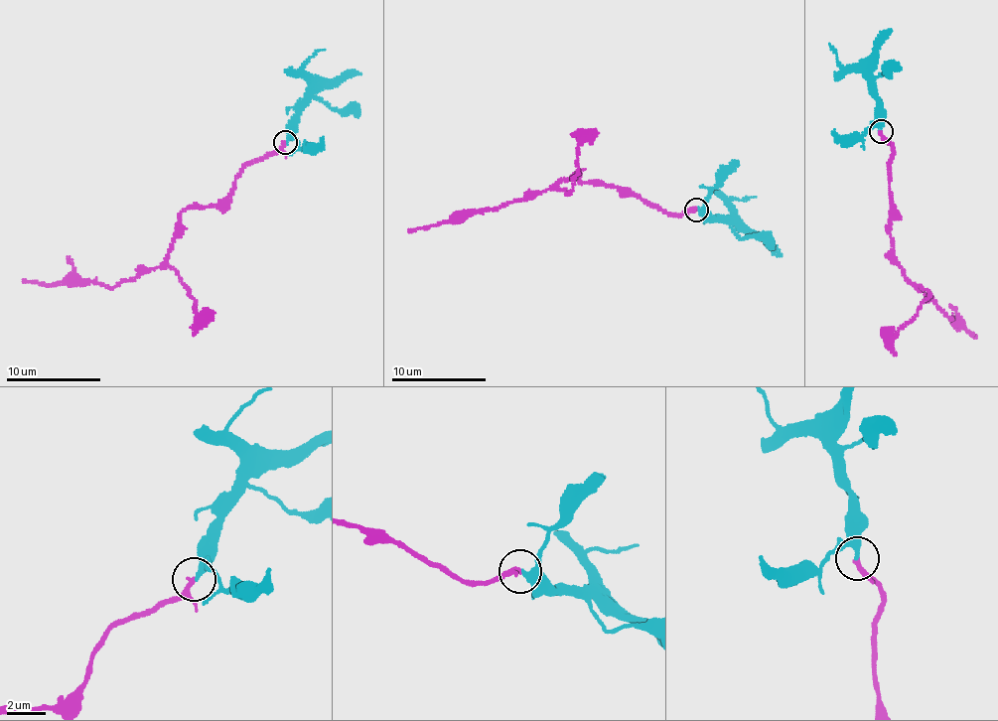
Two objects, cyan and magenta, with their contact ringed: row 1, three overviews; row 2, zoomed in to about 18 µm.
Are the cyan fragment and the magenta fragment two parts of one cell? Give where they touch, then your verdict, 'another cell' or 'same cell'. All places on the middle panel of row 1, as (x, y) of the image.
place (696, 210); same cell

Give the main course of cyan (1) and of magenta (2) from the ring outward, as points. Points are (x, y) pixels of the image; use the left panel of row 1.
1: (287, 142), (296, 107), (308, 86), (303, 68), (318, 50), (325, 50)
2: (285, 142), (278, 151), (255, 160), (218, 203), (183, 212), (179, 234), (163, 262), (113, 287), (23, 280)

